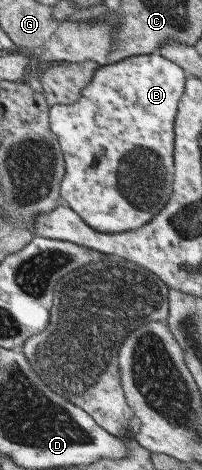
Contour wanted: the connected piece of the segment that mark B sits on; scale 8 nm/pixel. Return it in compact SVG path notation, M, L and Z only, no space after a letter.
M134 55L122 59L111 65L99 66L93 74L88 86L83 88L77 101L66 105L53 105L51 107L51 130L60 140L63 152L66 156L66 175L62 182L62 199L67 203L70 209L74 209L87 226L95 229L97 232L125 232L144 226L158 214L171 197L171 186L174 182L174 136L173 121L177 115L177 103L183 95L183 83L185 83L185 72L175 65L173 61L166 60L166 57L149 55Z

